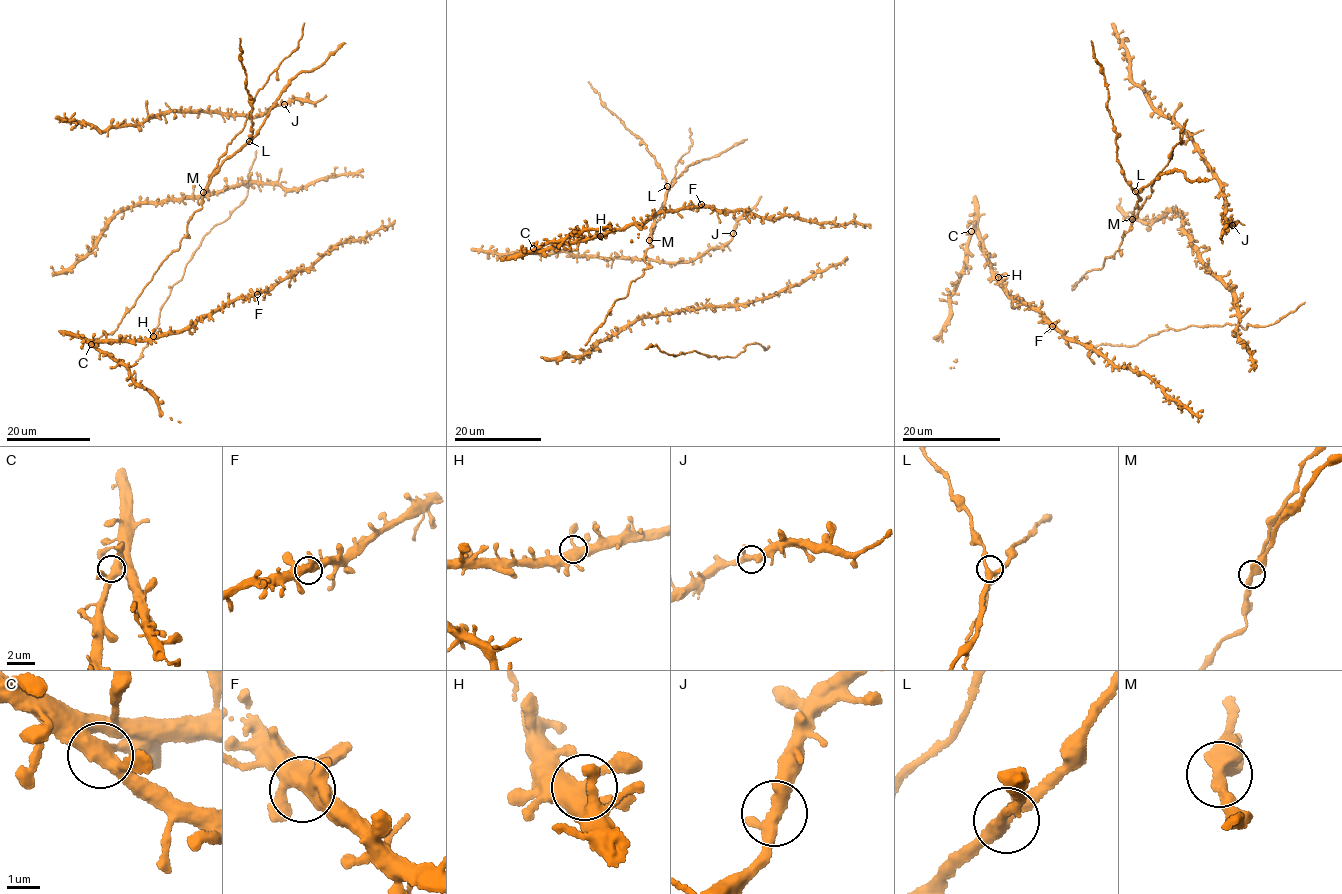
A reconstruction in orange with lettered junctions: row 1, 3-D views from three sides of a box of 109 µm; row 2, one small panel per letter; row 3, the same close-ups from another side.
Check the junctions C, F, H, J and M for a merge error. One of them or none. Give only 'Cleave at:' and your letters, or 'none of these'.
Cleave at: M

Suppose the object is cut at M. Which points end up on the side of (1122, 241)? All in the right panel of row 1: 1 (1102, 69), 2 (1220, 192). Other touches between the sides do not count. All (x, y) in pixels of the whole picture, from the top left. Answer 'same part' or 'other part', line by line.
1: other part
2: same part

